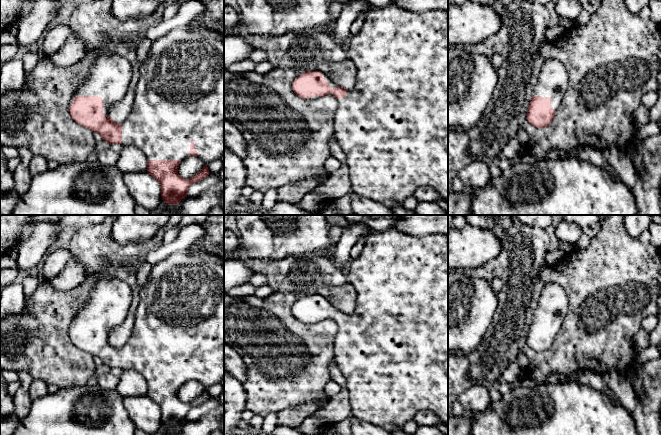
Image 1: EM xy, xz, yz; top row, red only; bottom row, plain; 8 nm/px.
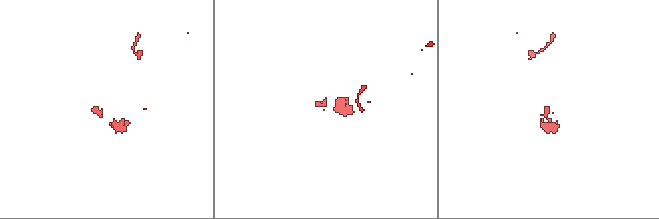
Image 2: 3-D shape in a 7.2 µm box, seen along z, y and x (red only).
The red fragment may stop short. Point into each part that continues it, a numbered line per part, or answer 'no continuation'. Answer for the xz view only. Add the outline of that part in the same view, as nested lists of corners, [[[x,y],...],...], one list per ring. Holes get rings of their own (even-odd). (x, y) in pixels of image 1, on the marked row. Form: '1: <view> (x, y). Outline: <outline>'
1: xz (328, 79). Outline: [[[322,72],[322,77],[326,79],[328,84],[331,86],[331,89],[337,87],[338,85],[325,73]]]
2: xz (392, 126). Outline: [[[391,4],[384,8],[373,8],[367,12],[364,24],[361,31],[355,35],[351,36],[347,46],[347,58],[350,59],[357,70],[355,85],[352,90],[347,90],[346,96],[344,98],[338,98],[338,108],[335,113],[333,120],[333,135],[336,137],[339,145],[344,151],[347,157],[347,165],[349,167],[349,177],[351,179],[351,191],[355,194],[367,197],[374,200],[380,204],[383,204],[387,208],[391,208],[397,204],[403,204],[405,199],[411,195],[414,195],[416,190],[422,186],[430,186],[434,188],[438,194],[448,202],[448,12],[443,10],[432,9],[427,12],[414,12],[410,9],[404,9],[395,4]]]

